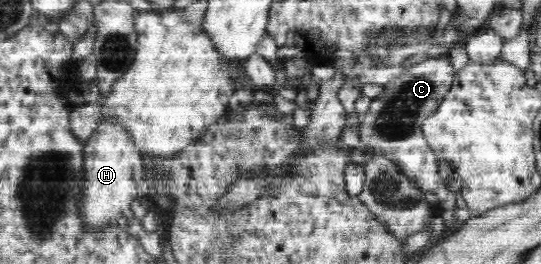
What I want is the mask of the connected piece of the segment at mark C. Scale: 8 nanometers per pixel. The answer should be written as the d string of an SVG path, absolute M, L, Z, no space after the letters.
M429 52L425 60L411 64L406 71L384 85L385 94L372 99L367 116L361 117L359 122L360 142L369 146L375 155L383 155L392 160L422 190L426 200L441 210L457 209L456 194L441 182L442 162L430 149L422 131L422 122L438 109L451 90L455 73L447 53Z

